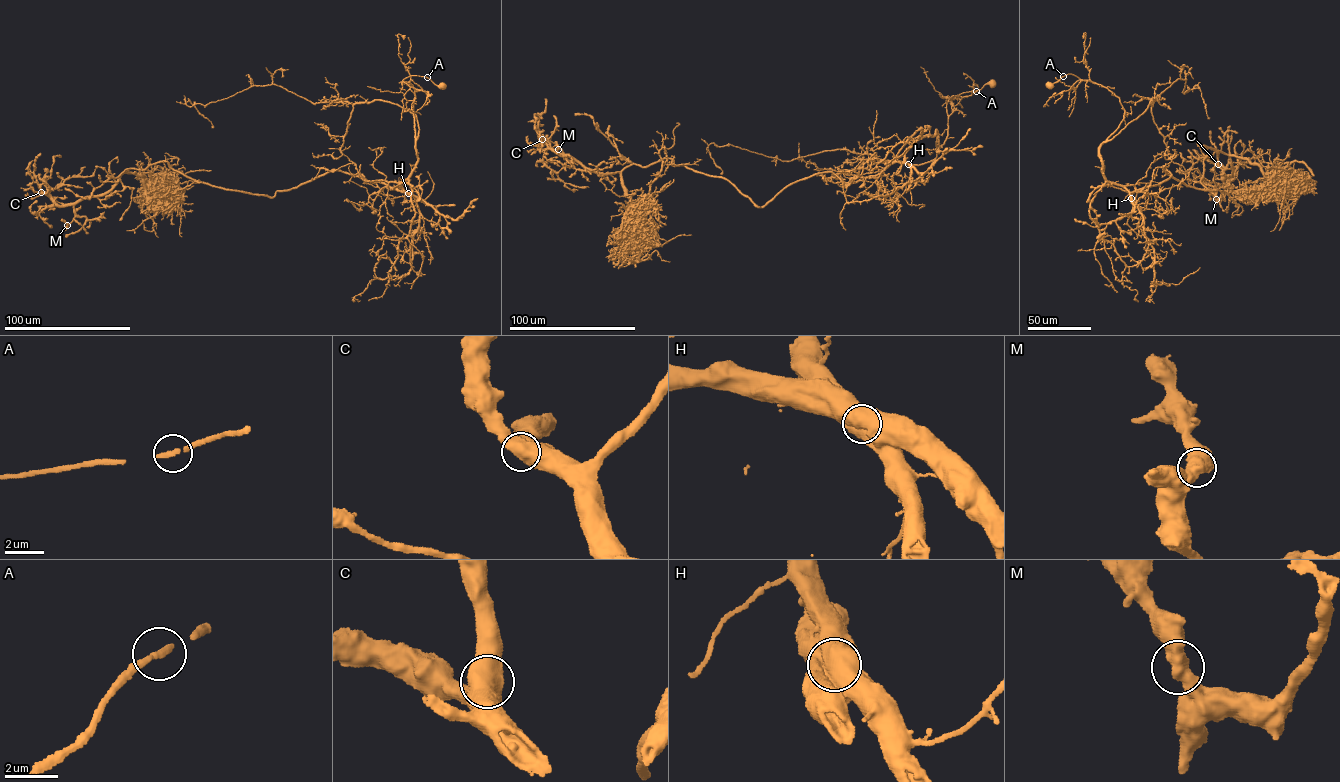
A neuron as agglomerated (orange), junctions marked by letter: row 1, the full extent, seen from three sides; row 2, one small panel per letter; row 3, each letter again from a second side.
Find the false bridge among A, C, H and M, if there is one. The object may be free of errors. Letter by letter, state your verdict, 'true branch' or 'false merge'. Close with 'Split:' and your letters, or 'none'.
A: true branch
C: true branch
H: false merge
M: true branch
Split: H

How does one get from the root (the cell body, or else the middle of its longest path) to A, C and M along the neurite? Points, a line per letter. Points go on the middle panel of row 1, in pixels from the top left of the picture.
A: (991, 83), (976, 91)
C: (991, 83), (947, 101), (938, 149), (760, 207), (542, 139)
M: (991, 83), (947, 101), (938, 149), (760, 207), (671, 158), (600, 173), (558, 149)

